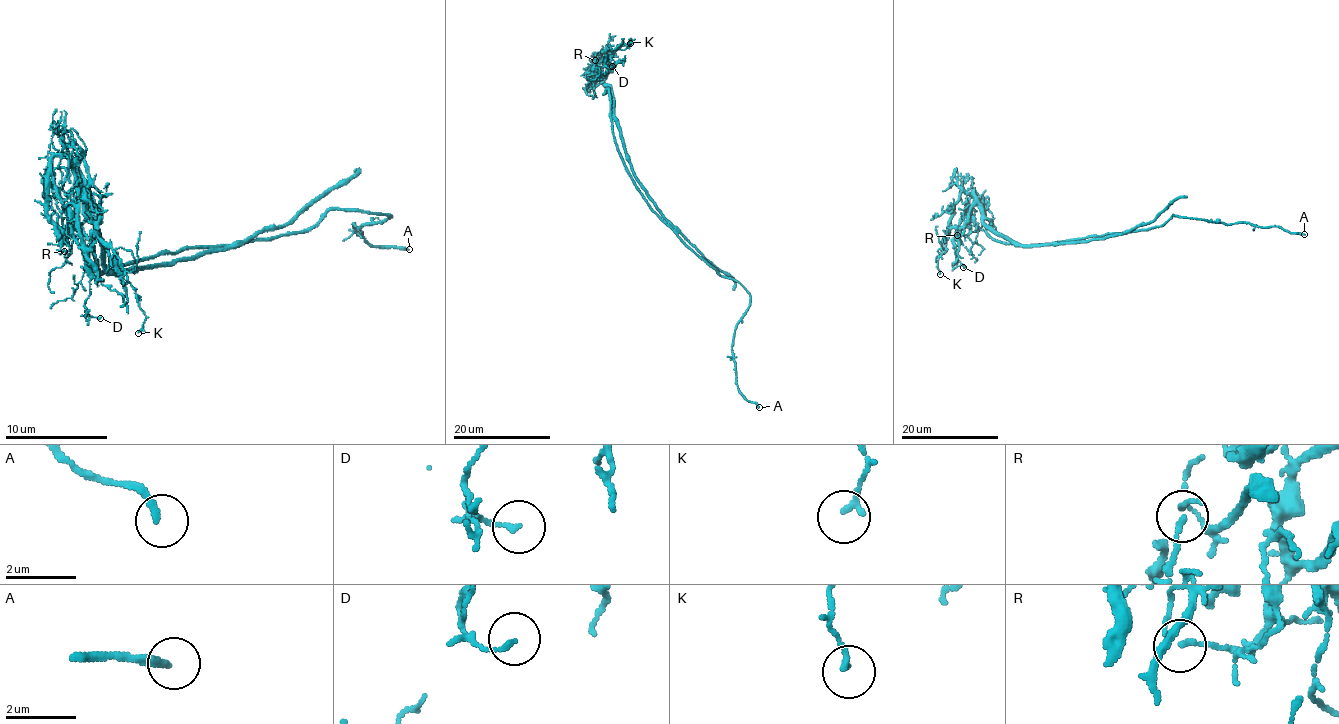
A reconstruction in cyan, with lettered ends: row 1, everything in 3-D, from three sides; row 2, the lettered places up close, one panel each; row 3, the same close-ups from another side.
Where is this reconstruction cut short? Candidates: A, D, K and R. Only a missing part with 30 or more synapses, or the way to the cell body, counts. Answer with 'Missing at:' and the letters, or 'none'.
Missing at: A

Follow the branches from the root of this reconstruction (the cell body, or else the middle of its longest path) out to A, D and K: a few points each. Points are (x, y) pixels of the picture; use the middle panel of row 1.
A: (658, 208), (687, 246), (749, 294), (732, 354), (738, 390), (759, 407)
D: (658, 208), (632, 170), (613, 94), (601, 76), (594, 74), (603, 57), (606, 66), (612, 66)
K: (658, 208), (632, 170), (614, 116), (614, 98), (605, 84), (608, 56), (630, 43)

